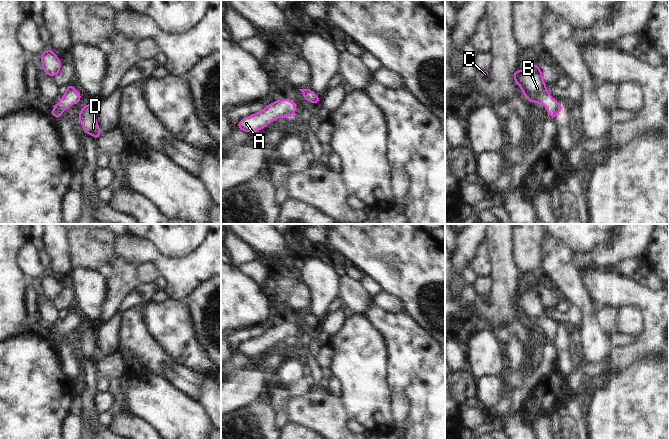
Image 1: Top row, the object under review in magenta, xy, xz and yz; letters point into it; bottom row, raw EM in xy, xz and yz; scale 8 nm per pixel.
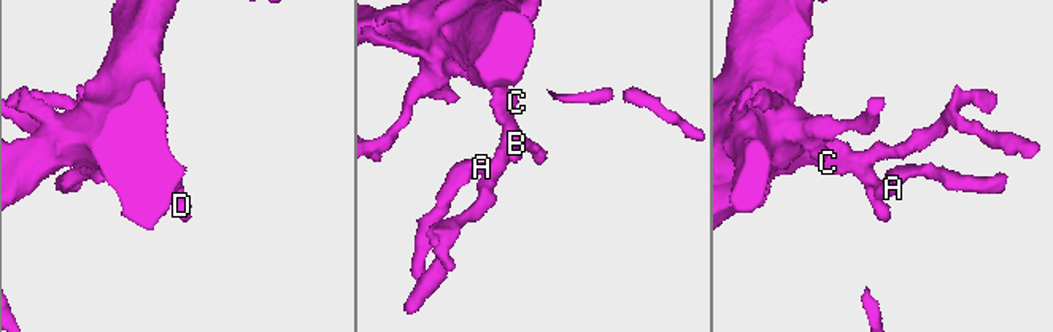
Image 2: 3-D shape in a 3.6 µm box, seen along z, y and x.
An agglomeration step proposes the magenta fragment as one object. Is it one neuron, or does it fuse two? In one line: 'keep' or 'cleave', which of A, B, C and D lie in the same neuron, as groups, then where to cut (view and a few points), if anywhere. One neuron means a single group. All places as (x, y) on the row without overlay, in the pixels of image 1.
keep; groups A B C D; cut none

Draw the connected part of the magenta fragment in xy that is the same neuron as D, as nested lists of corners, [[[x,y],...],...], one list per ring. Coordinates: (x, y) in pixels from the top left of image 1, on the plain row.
[[[95,328],[85,329],[81,335],[78,344],[81,346],[83,355],[86,358],[93,358],[95,364],[99,362],[100,352],[96,346]]]

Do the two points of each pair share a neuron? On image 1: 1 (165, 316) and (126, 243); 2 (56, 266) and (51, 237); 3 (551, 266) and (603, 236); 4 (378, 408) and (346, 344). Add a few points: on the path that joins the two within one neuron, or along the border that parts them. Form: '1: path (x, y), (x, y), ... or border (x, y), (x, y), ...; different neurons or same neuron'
1: border (168, 298), (174, 298), (183, 302); different neurons
2: path (56, 259), (55, 244); same neuron
3: border (554, 237), (558, 238), (572, 253); different neurons
4: path (365, 392), (360, 360); same neuron

